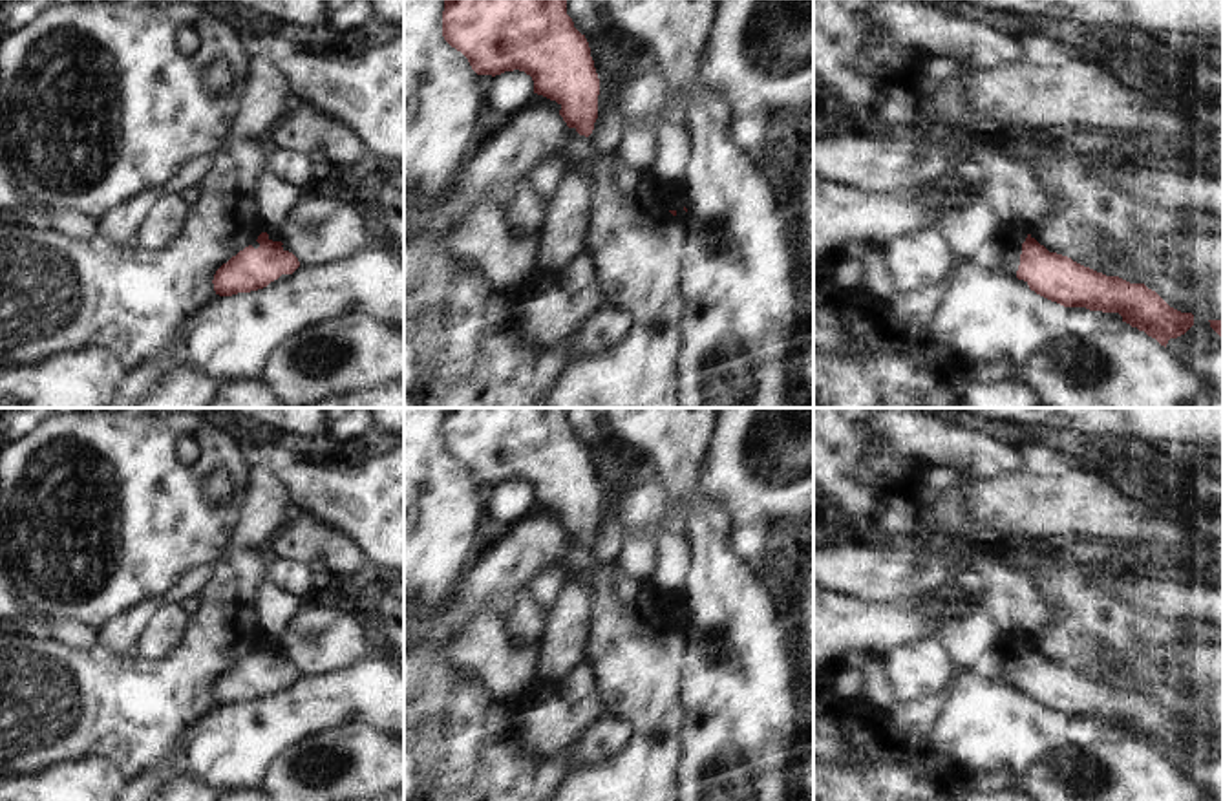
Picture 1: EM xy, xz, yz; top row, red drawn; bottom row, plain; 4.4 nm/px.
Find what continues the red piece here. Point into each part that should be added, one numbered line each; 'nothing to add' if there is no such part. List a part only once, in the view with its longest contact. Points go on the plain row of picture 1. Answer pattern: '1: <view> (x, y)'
nothing to add

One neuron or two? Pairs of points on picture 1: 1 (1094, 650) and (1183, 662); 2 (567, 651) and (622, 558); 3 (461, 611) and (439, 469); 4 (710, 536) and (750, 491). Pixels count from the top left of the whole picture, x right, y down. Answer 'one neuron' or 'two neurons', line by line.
1: two neurons
2: one neuron
3: two neurons
4: two neurons

